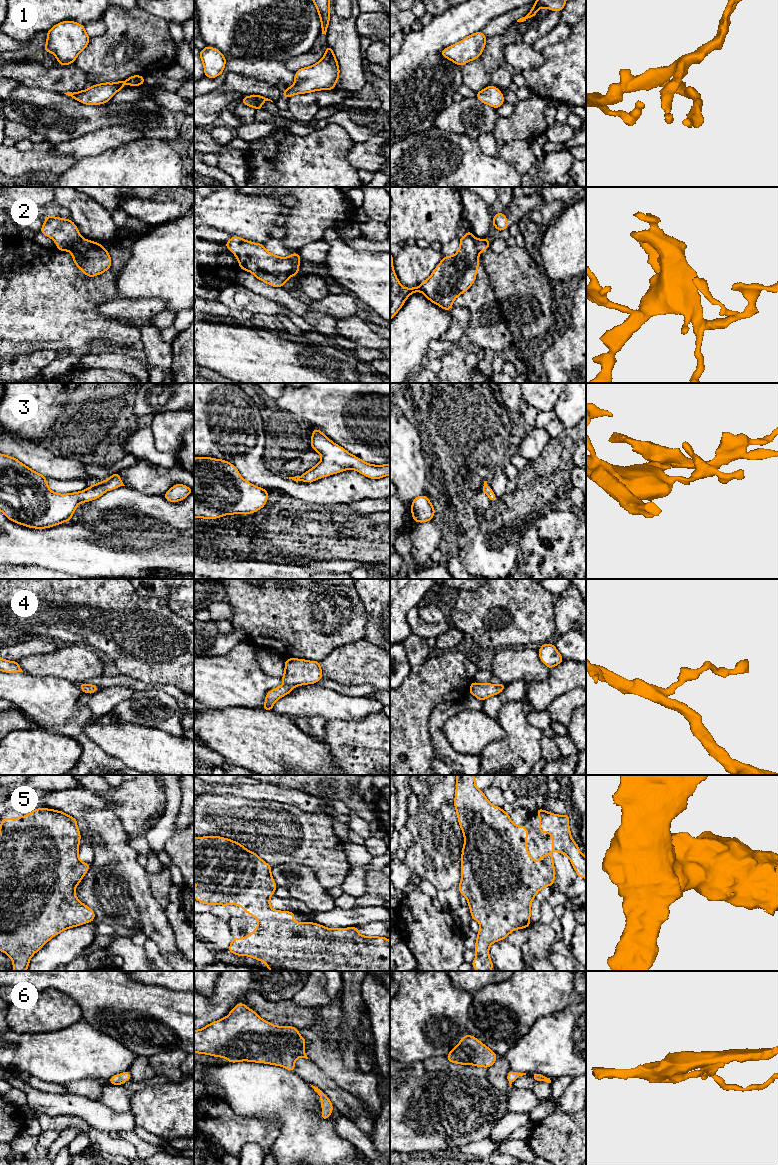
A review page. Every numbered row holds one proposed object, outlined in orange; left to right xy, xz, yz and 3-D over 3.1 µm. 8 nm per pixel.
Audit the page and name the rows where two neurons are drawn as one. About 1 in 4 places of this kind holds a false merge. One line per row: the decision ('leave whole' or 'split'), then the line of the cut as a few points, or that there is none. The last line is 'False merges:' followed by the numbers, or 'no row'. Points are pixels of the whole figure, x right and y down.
1: leave whole; cut none
2: leave whole; cut none
3: leave whole; cut none
4: leave whole; cut none
5: leave whole; cut none
6: leave whole; cut none
False merges: no row

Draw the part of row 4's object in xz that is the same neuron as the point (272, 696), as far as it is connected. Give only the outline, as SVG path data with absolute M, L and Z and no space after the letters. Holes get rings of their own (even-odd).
M296 658L286 659L284 675L281 678L284 684L267 693L262 709L272 710L273 704L279 698L289 694L294 687L317 683L322 677L320 662Z

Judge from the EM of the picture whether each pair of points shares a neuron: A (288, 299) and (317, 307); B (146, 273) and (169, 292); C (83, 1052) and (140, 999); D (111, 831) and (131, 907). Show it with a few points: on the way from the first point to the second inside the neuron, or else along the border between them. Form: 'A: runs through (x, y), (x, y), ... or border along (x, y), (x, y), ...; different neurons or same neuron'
A: border along (306, 306), (308, 311); different neurons
B: runs through (152, 275), (163, 286); same neuron
C: border along (83, 1020), (115, 1038), (123, 1045); different neurons
D: runs through (112, 850), (119, 888); same neuron

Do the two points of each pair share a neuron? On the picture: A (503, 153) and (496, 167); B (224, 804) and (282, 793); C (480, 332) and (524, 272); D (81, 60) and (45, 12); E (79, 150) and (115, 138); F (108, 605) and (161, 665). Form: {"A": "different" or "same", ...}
{"A": "different", "B": "different", "C": "same", "D": "different", "E": "same", "F": "same"}

